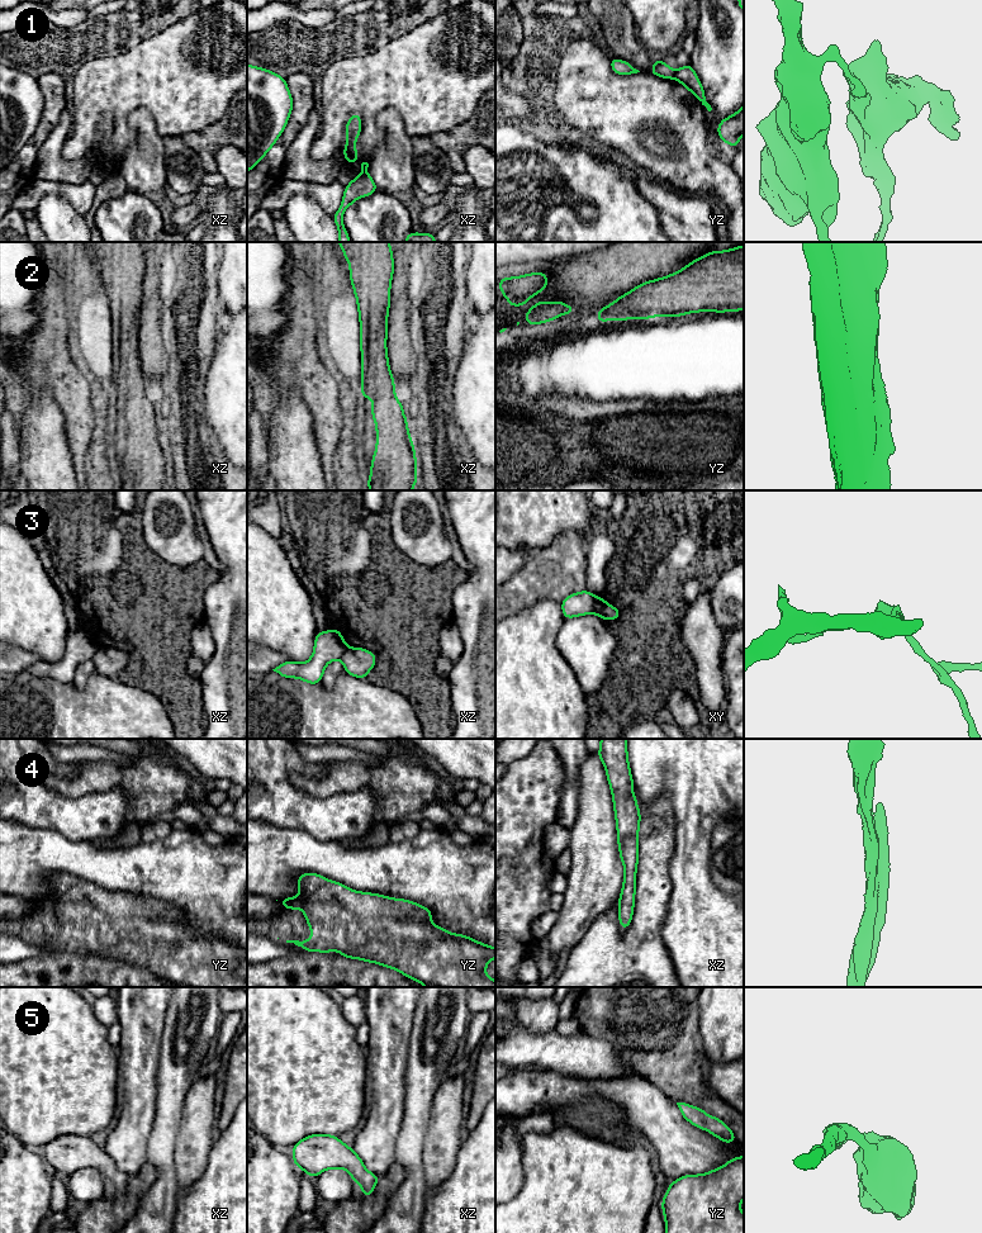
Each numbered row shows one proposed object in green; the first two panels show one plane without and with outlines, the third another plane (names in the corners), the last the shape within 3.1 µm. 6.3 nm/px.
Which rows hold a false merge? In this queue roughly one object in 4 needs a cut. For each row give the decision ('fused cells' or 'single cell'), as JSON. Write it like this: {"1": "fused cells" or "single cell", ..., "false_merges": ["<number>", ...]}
{"1": "fused cells", "2": "single cell", "3": "fused cells", "4": "single cell", "5": "single cell", "false_merges": ["1", "3"]}

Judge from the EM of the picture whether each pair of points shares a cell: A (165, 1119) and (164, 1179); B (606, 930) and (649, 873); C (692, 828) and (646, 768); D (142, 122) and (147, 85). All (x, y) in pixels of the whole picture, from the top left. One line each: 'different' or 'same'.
A: same
B: same
C: same
D: different

